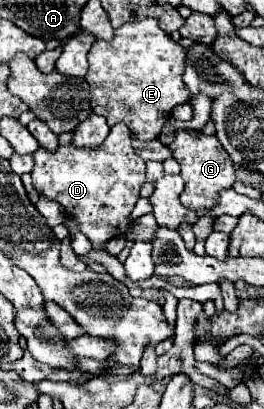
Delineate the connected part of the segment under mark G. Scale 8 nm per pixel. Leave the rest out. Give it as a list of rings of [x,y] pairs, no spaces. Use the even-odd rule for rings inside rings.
[[[180,129],[174,133],[174,141],[170,143],[170,151],[182,167],[180,175],[184,179],[186,187],[180,195],[180,201],[186,209],[200,211],[204,207],[214,205],[218,193],[224,189],[230,189],[232,183],[236,181],[234,163],[214,135],[204,135],[200,131],[182,131]]]

